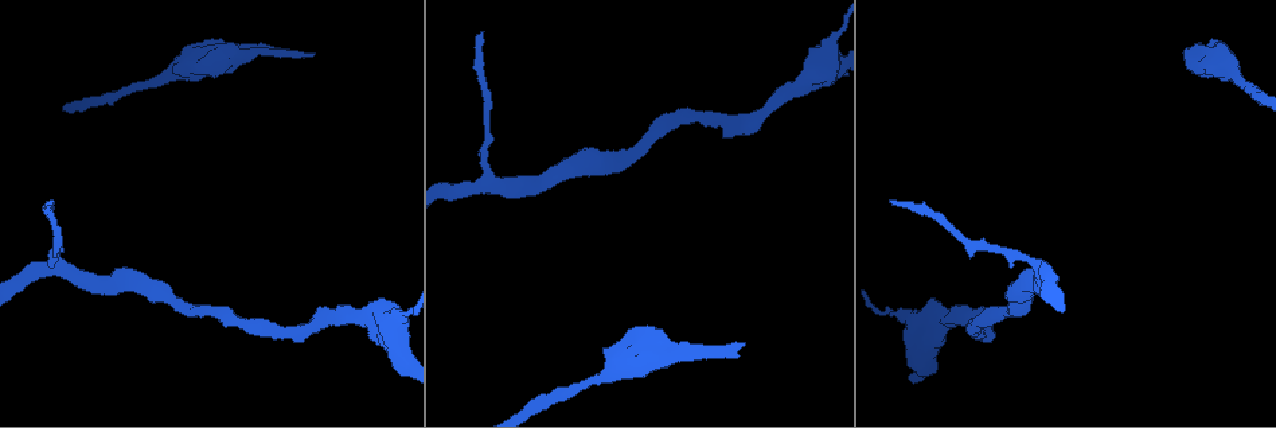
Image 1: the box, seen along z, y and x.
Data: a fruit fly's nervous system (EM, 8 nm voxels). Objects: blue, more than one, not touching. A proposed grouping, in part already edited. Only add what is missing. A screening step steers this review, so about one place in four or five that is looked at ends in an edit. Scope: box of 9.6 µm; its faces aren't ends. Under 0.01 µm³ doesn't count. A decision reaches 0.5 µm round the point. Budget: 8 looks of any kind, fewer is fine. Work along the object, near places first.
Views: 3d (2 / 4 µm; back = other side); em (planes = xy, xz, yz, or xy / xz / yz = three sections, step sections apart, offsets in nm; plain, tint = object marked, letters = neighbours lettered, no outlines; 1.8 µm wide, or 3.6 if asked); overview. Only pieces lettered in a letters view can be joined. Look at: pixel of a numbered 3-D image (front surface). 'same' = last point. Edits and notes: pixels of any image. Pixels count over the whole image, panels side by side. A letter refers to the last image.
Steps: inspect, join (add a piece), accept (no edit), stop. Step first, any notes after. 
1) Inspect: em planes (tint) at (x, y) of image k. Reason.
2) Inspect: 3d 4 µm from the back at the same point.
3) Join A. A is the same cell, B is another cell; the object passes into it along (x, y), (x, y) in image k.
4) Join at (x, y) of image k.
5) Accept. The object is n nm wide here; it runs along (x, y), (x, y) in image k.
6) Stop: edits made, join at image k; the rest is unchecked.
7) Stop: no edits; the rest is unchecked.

Inspect: 3d 2 µm from the back at (480, 34) of image 1. End of a long branch.

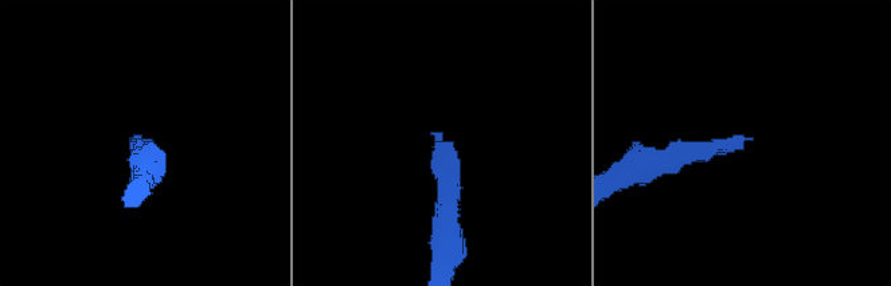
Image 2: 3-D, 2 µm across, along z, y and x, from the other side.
Inspect: em xz step 16 (tint) at (433, 132) of image 2. Shape alone is not enough.

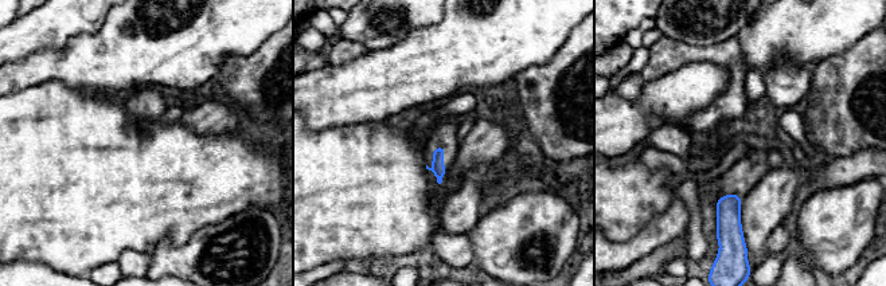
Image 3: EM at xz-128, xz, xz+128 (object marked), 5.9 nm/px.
Inspect: em planes (letters) at the same point.

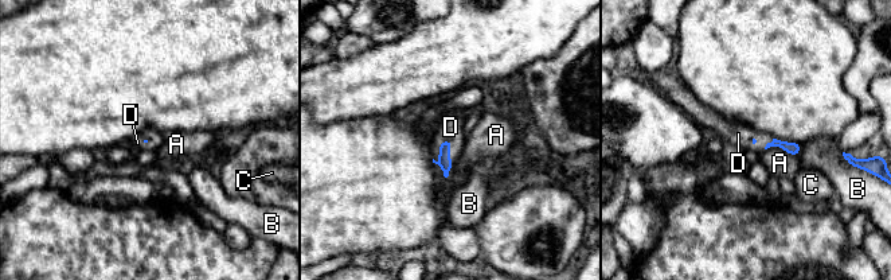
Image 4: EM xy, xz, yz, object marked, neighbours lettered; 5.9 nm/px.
Join D. D is the same cell, A, B and C are other cells; the object passes into it along (444, 162), (449, 148), (450, 127) in image 4; it goes on there.

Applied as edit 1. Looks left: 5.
Inspect: overview.

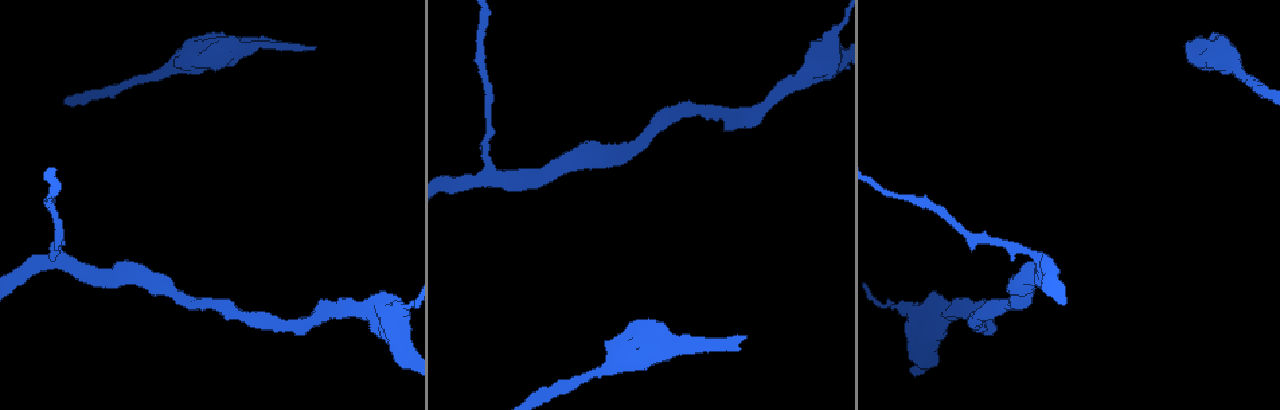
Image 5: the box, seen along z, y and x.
Inspect: em 3.6 µm planes (letters) at (639, 321) of image 5. Branch stops here.

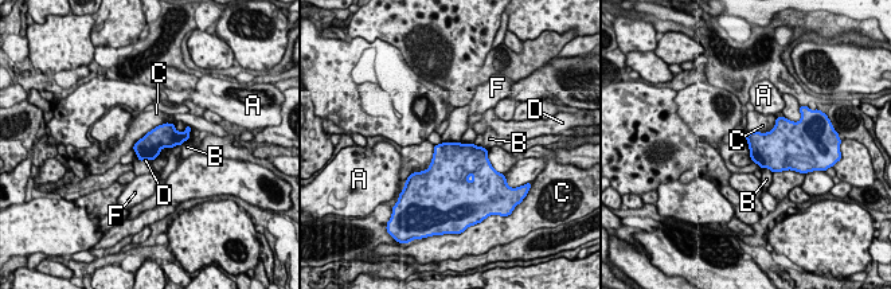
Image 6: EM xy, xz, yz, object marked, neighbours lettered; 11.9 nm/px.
Accept. The object is 280 nm wide here; the longest contact is with C, 420 nm; A, B, C, D and F are other cells; no lettered piece goes on from it.

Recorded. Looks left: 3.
Stop: edits made, join at image 4; the rest is unchecked.

